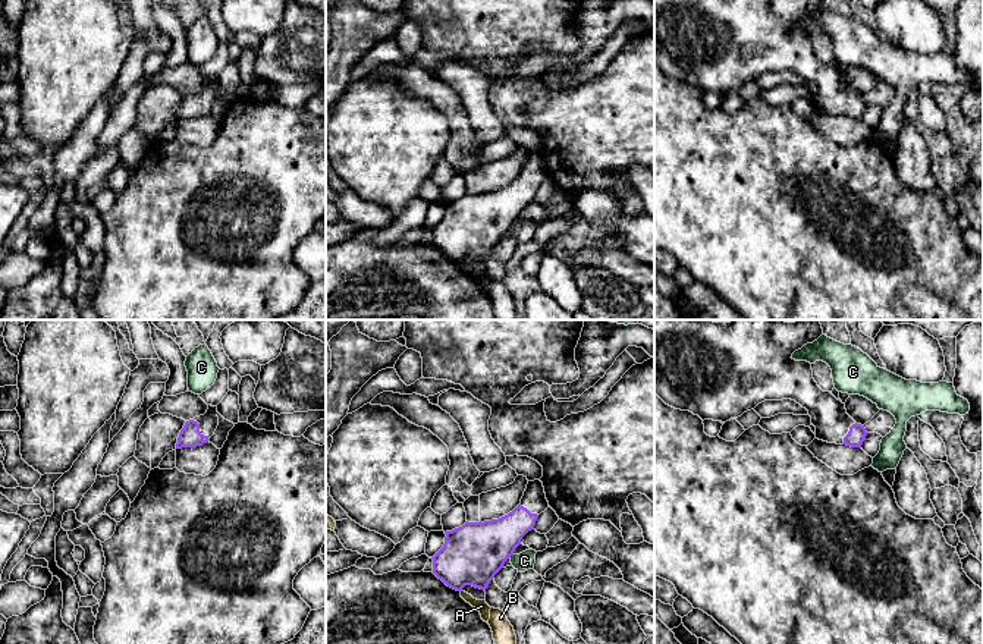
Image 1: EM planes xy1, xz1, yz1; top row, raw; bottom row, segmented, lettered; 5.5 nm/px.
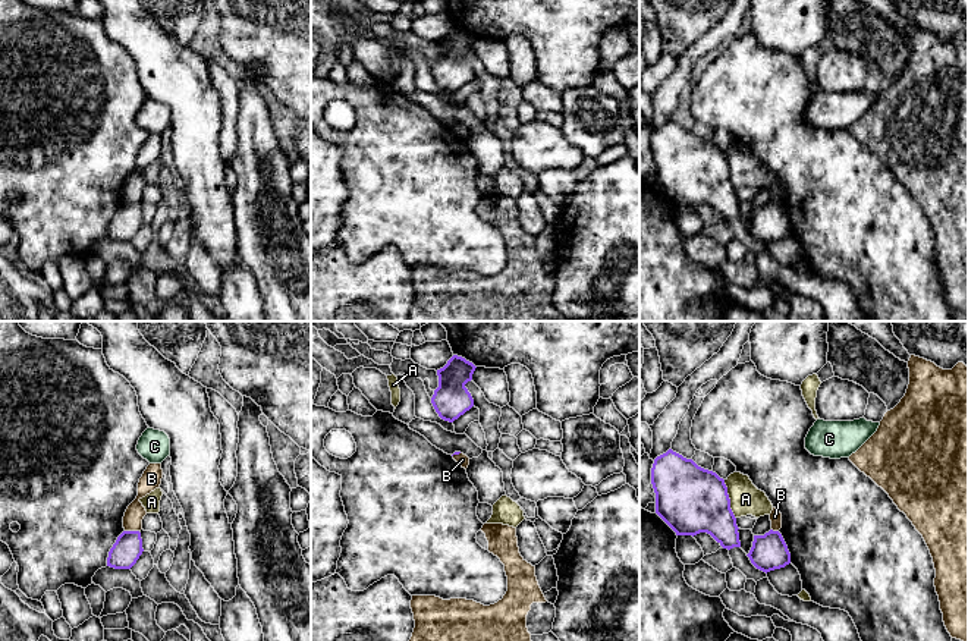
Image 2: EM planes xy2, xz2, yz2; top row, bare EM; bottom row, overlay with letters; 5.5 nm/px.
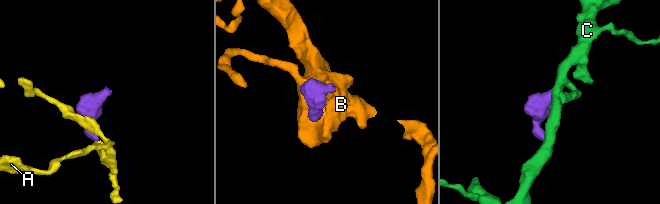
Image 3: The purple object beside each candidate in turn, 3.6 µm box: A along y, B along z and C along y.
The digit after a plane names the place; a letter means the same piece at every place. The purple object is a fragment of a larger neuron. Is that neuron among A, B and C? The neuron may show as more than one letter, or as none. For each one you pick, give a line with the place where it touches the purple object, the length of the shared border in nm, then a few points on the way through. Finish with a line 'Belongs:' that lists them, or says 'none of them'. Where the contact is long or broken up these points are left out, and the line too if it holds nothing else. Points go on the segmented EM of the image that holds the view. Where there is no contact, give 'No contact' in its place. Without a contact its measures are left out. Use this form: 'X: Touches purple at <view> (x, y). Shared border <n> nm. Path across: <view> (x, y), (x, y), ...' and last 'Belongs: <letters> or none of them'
Belongs: none of them

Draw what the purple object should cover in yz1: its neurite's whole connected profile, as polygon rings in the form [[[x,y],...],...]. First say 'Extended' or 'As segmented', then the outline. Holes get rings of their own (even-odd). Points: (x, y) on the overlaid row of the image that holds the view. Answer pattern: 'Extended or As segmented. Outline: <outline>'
Extended. Outline: [[[654,320],[654,393],[669,406],[690,411],[703,421],[726,422],[754,409],[764,400],[791,399],[808,411],[816,427],[816,439],[861,447],[867,431],[857,424],[830,392],[823,392],[813,378],[811,364],[792,359],[792,354],[823,334],[819,320],[797,320],[795,323],[773,320],[732,320],[713,323],[706,320]]]

